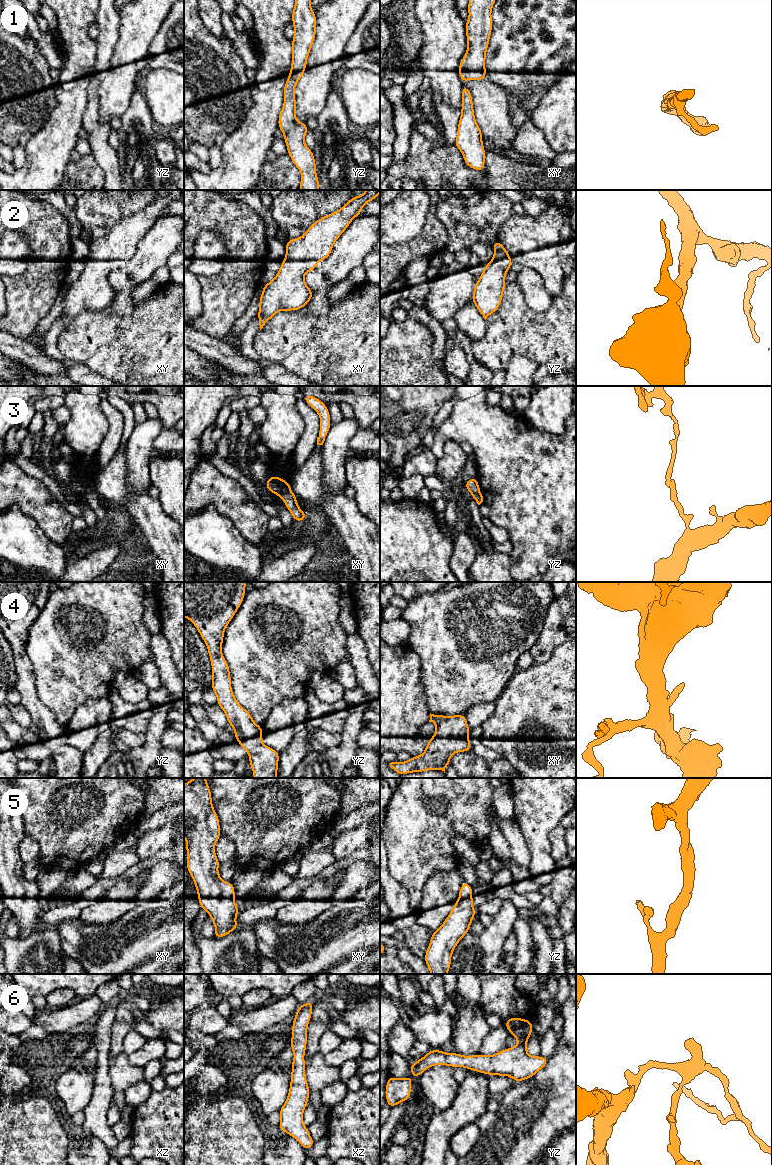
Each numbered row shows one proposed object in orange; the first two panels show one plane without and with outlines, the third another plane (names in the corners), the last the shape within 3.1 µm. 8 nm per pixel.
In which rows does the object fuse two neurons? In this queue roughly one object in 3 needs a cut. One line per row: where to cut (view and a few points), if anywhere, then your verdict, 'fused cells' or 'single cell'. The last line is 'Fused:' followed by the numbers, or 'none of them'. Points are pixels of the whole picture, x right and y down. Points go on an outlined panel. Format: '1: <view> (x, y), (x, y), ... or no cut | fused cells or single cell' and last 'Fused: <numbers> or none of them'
1: xy (459, 69), (484, 71) | fused cells
2: no cut | single cell
3: xy (290, 489), (279, 495) | fused cells
4: no cut | single cell
5: no cut | single cell
6: no cut | single cell
Fused: 1, 3

